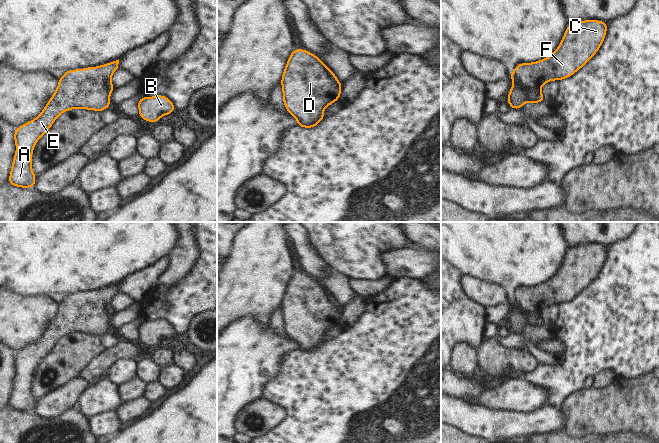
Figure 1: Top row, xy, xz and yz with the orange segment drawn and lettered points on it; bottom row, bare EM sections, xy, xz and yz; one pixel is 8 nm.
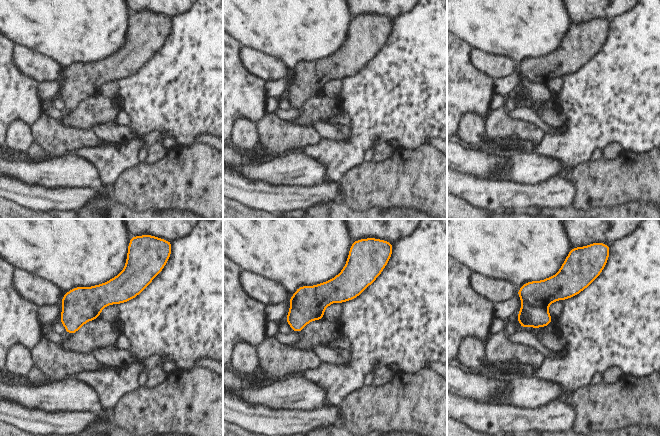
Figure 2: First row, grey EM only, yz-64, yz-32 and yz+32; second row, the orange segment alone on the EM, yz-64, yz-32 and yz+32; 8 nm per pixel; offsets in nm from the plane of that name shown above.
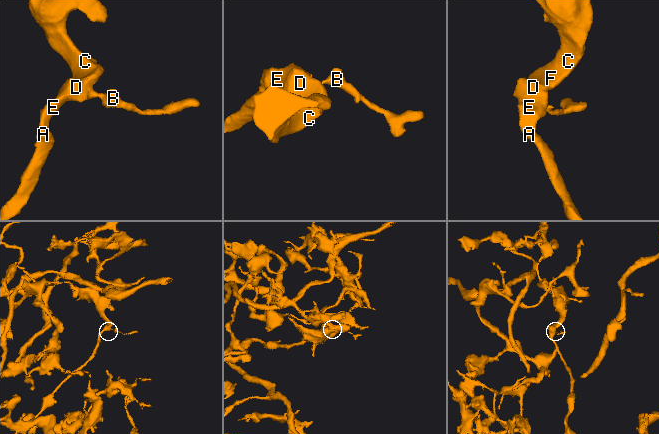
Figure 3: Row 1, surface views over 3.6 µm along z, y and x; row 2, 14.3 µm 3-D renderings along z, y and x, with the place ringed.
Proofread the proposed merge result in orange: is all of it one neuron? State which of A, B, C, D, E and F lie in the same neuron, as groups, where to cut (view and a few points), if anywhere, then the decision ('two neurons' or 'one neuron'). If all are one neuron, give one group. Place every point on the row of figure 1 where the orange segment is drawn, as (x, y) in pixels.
A C D E F / B; cut in yz along (539, 89), (530, 89), (527, 92), (526, 100); two neurons

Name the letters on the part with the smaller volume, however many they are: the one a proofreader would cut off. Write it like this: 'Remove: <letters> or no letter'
Remove: B

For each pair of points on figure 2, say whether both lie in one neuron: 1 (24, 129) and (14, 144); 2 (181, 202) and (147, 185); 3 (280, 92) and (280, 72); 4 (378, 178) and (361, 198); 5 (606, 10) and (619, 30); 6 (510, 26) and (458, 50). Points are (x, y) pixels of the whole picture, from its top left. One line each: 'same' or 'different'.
1: same
2: same
3: different
4: same
5: different
6: different

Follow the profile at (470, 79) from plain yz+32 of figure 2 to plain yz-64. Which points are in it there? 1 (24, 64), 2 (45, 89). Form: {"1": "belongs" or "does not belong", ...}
{"1": "does not belong", "2": "does not belong"}

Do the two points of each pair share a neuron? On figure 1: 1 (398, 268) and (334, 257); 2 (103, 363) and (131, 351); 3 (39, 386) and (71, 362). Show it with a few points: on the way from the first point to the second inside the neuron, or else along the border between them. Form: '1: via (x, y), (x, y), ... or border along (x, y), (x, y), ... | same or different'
1: border along (400, 248), (382, 254), (386, 274) | different
2: via (110, 356), (118, 351), (124, 351) | same
3: via (40, 375), (41, 371), (46, 367), (60, 366) | same

